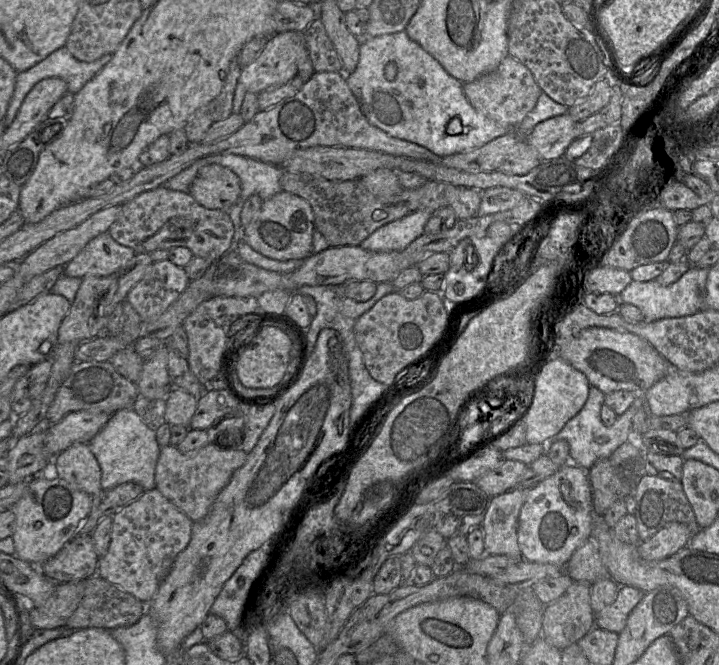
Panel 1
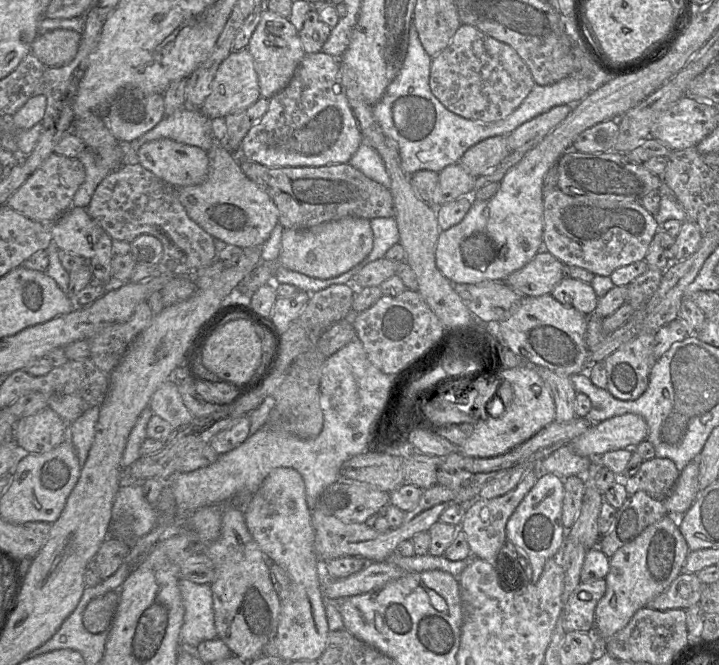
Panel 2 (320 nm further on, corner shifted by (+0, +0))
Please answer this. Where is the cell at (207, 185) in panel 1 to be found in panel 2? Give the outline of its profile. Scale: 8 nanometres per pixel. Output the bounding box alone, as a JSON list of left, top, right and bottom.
[136,138,209,188]

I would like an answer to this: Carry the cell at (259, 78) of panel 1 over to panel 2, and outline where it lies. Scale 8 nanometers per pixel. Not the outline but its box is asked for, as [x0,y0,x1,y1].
[201,49,261,119]

